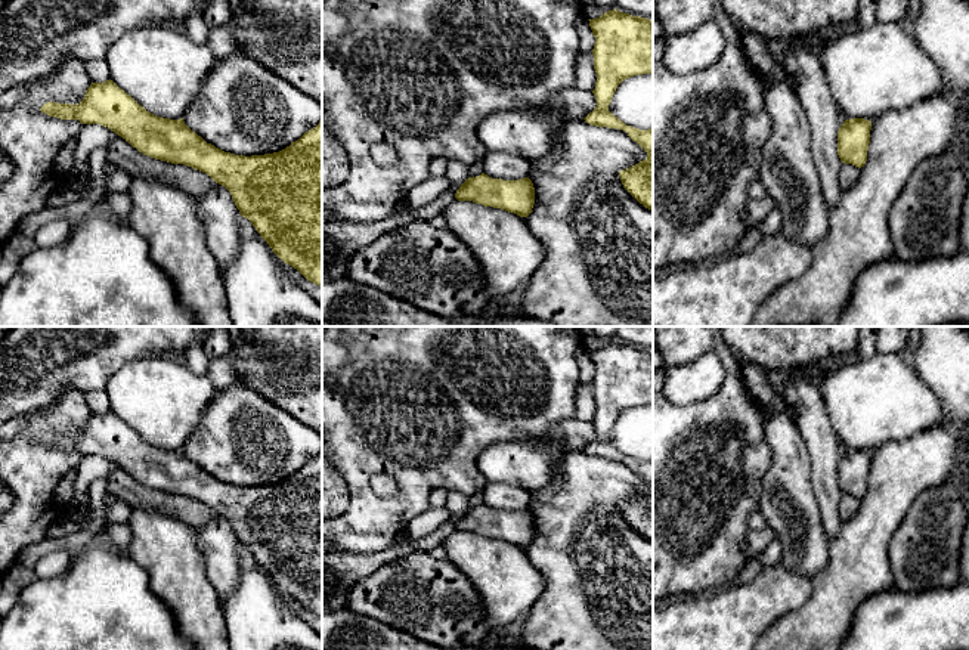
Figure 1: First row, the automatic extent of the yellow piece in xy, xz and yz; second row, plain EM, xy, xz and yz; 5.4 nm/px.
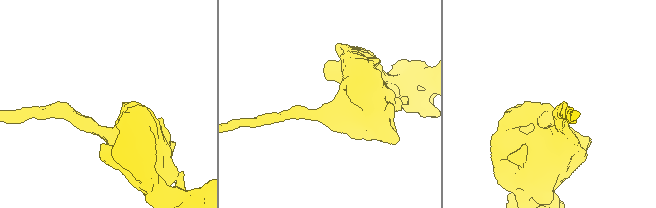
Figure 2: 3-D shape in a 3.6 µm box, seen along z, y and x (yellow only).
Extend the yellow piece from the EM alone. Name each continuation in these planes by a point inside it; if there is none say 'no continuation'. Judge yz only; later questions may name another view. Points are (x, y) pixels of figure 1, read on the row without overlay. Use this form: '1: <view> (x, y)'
no continuation

